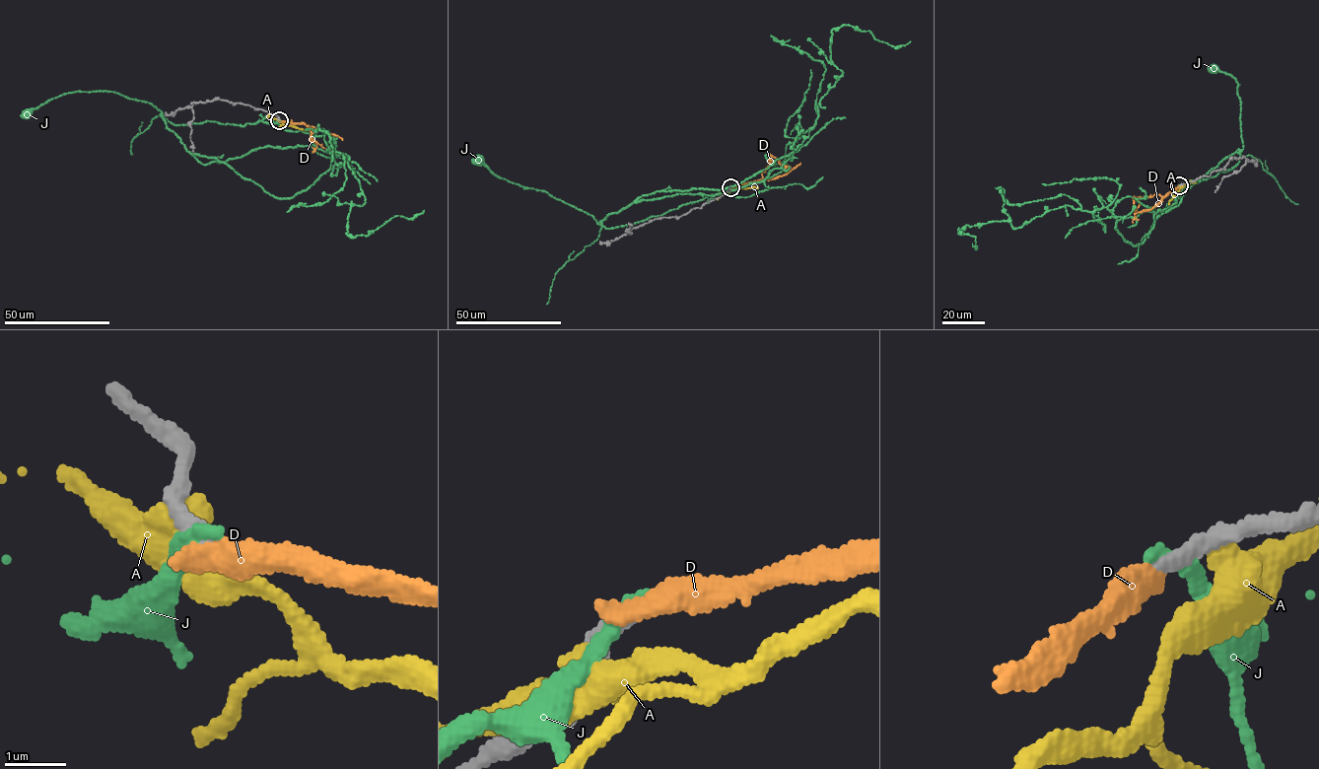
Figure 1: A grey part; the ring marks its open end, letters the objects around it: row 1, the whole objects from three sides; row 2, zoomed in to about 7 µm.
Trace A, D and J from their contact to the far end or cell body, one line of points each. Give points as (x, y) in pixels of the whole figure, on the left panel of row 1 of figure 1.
A: (278, 119), (307, 130)
D: (279, 120), (308, 125), (311, 141), (328, 150)
J: (279, 119), (242, 125), (208, 120), (173, 124), (150, 104), (104, 91), (65, 93), (27, 114)

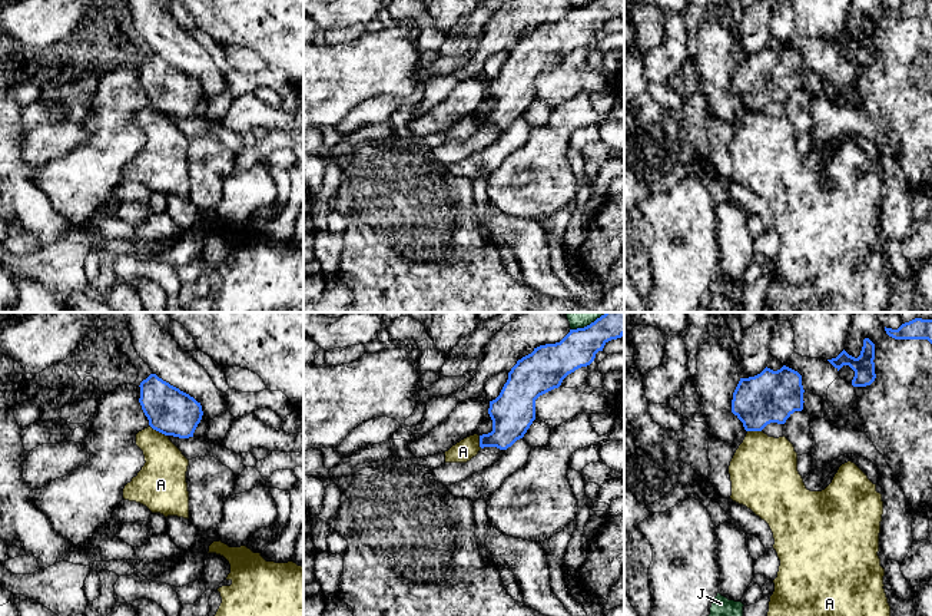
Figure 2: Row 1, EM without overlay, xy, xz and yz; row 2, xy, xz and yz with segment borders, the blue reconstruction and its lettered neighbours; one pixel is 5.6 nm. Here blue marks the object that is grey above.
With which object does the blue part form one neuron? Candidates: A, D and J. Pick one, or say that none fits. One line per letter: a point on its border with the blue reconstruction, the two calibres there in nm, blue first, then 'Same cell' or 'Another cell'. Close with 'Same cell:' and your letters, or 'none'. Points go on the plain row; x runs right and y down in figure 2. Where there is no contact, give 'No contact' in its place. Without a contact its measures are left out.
A: Touches blue at xy (159, 111). Thickness 260 nm (blue) against 260 nm. Another cell
D: No contact. Another cell
J: Touches blue at xz (584, 6). Thickness 200 nm (blue) against 50 nm. Another cell
Same cell: none

